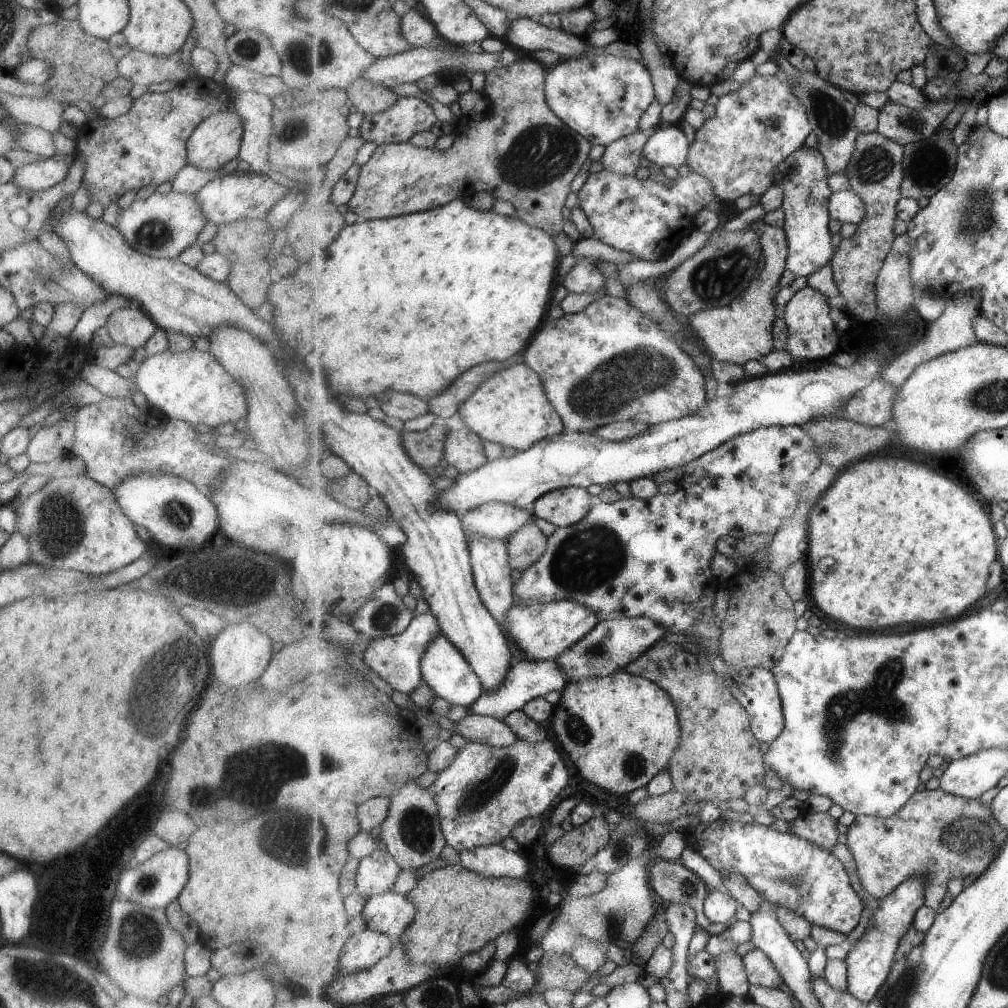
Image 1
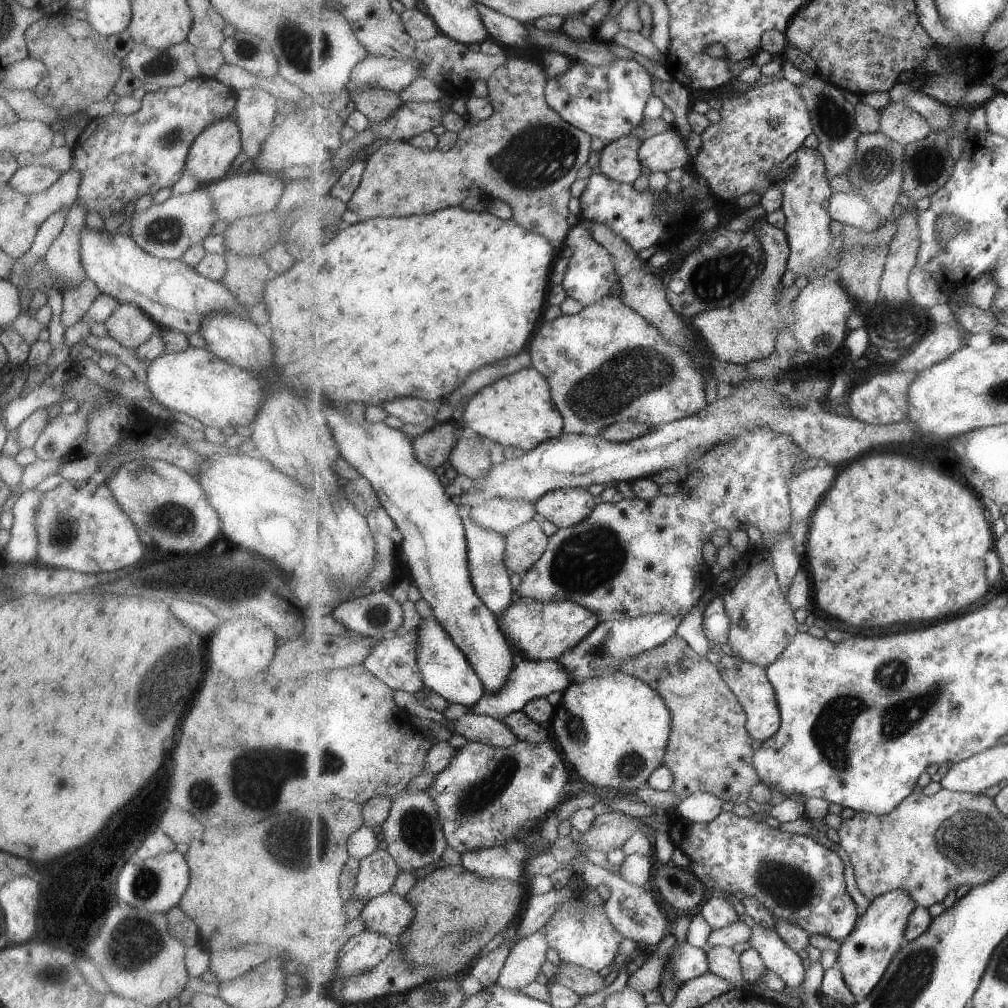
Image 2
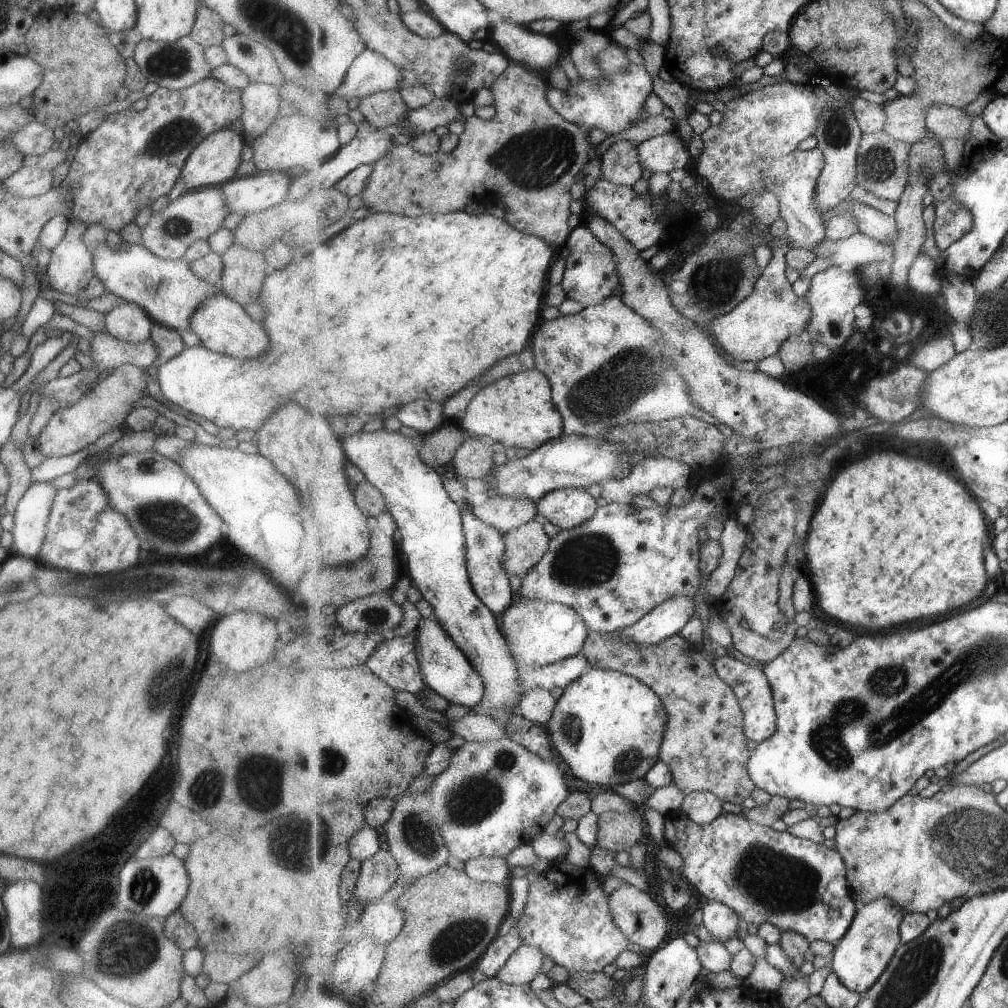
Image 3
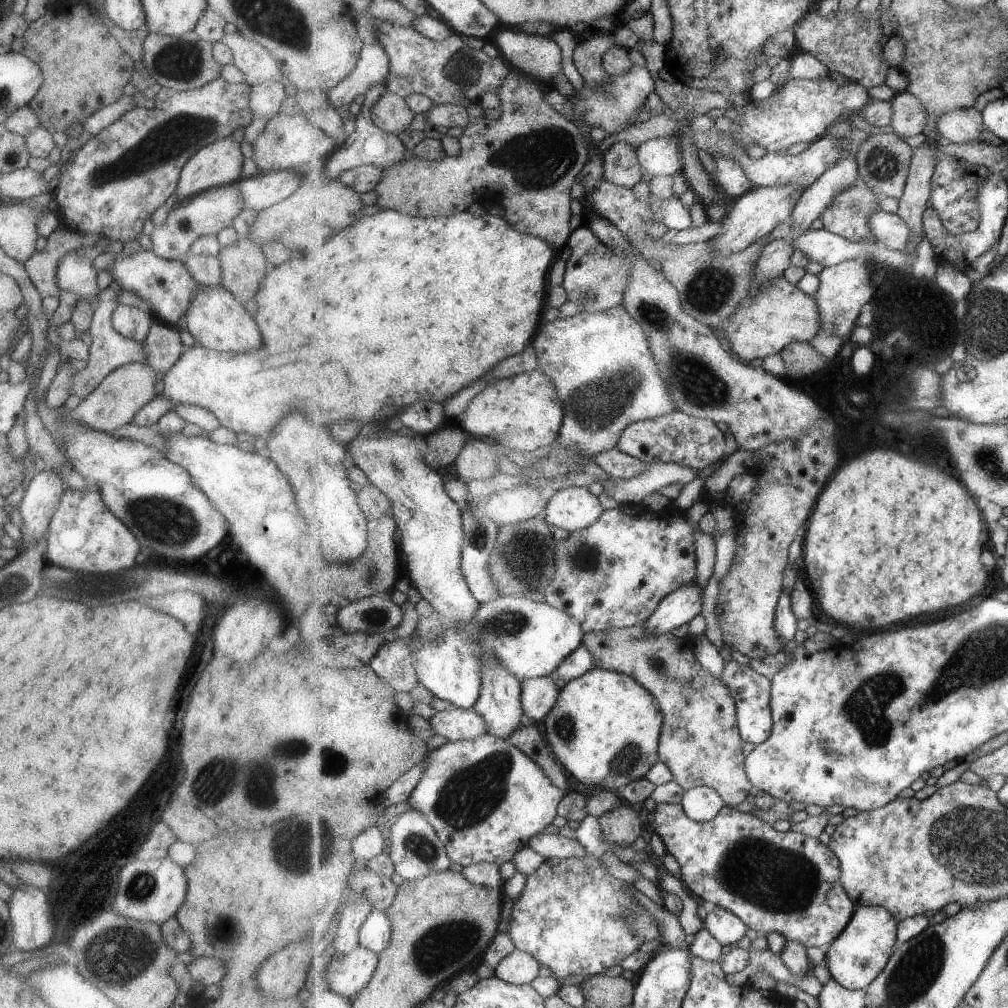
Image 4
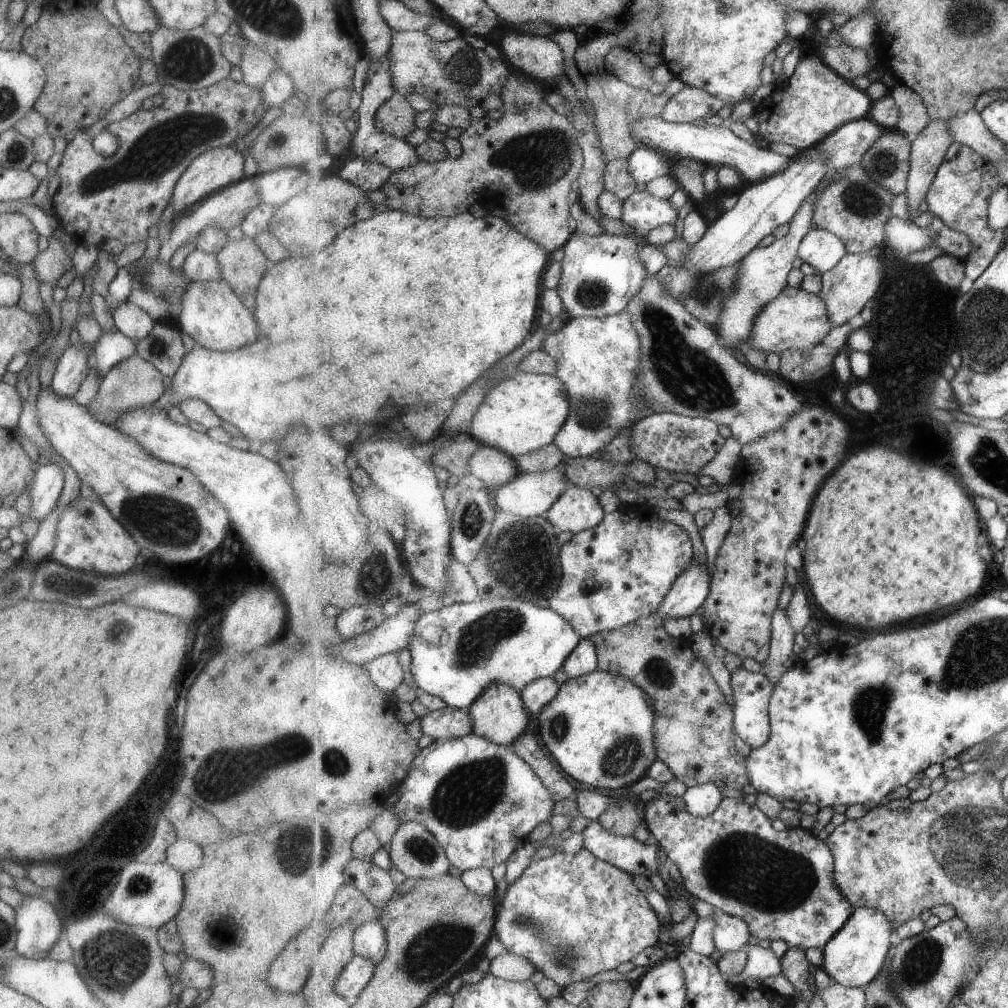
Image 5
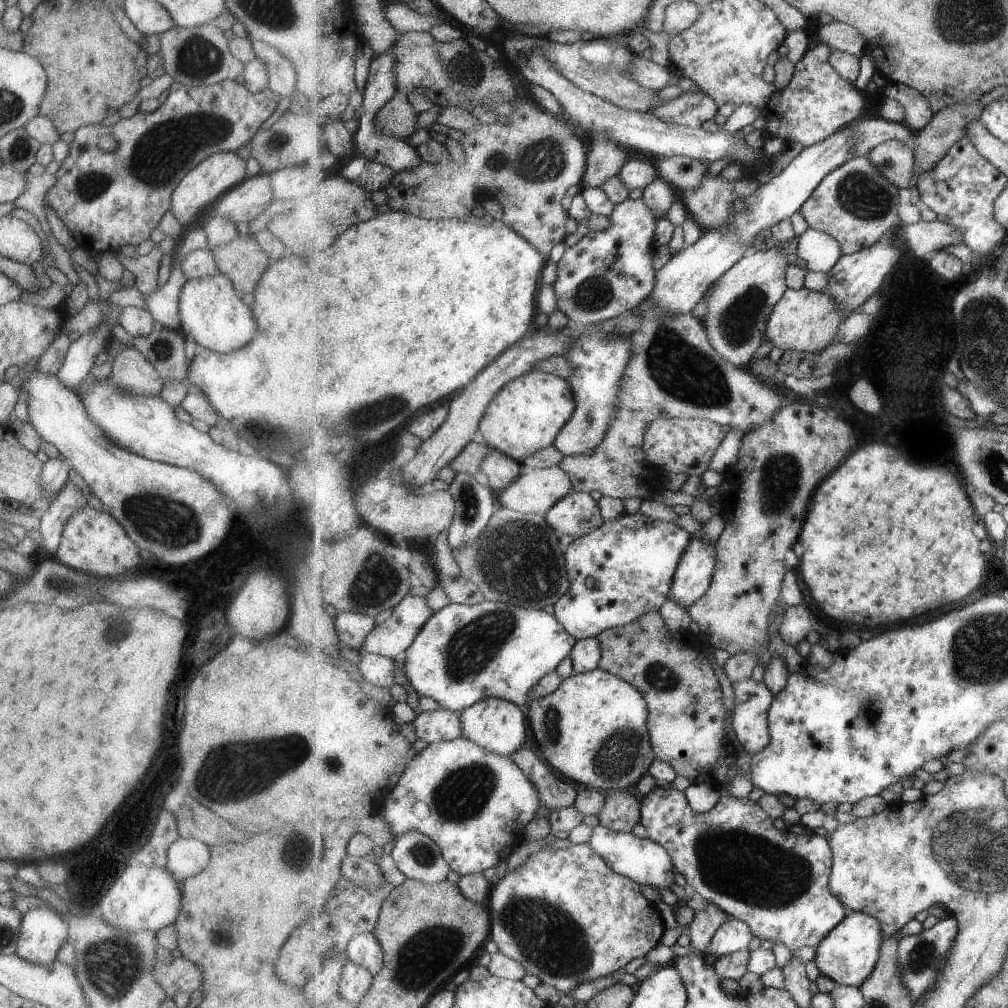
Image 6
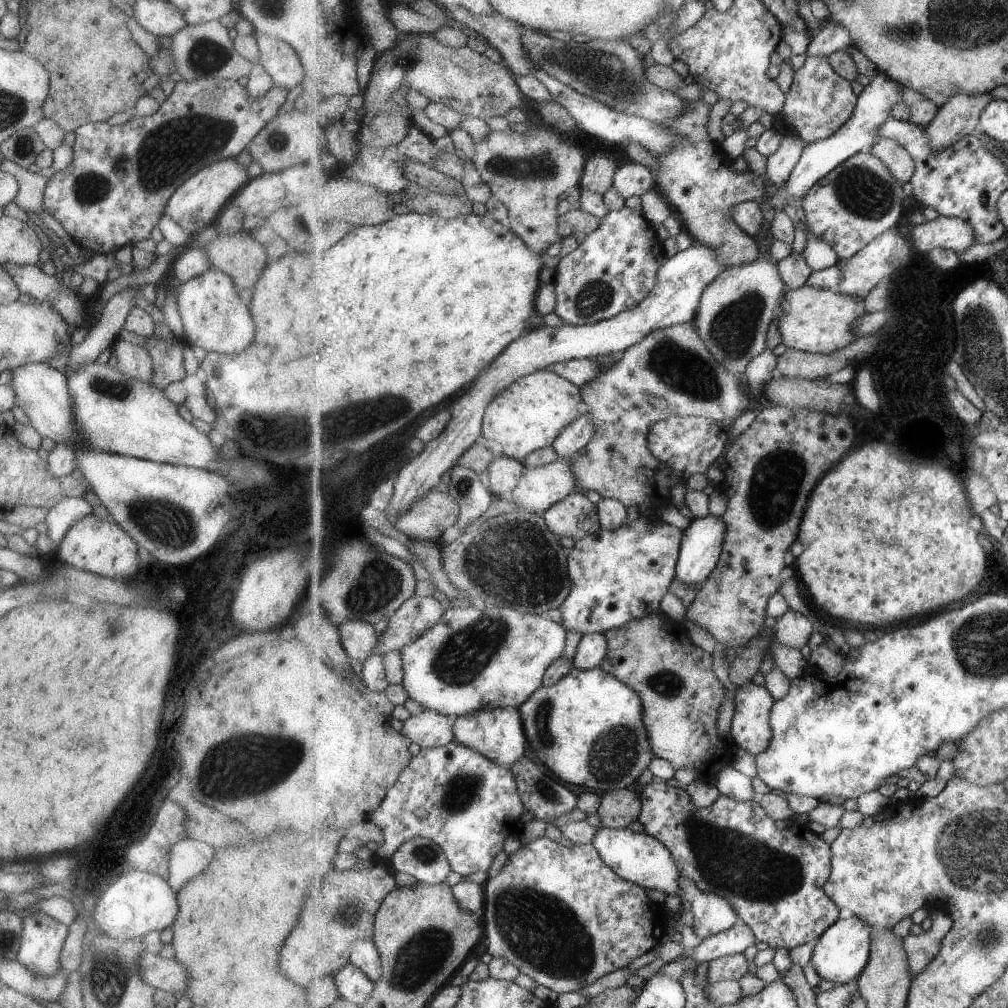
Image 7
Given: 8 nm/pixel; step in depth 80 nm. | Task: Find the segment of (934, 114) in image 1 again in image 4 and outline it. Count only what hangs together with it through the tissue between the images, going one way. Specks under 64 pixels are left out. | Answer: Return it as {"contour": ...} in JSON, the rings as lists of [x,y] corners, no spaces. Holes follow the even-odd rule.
{"contour":[[[907,89],[898,92],[892,101],[894,113],[890,130],[903,138],[922,135],[929,118],[926,104]]]}

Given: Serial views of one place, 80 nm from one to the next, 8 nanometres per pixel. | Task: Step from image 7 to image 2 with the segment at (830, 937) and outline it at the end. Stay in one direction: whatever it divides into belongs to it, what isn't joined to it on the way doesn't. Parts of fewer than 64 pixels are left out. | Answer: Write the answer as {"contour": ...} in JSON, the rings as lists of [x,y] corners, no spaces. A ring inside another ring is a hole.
{"contour":[[[894,890],[878,896],[858,920],[846,940],[840,944],[838,965],[843,971],[847,986],[859,1001],[870,996],[881,982],[895,954],[907,942],[906,928],[917,902],[906,890]]]}

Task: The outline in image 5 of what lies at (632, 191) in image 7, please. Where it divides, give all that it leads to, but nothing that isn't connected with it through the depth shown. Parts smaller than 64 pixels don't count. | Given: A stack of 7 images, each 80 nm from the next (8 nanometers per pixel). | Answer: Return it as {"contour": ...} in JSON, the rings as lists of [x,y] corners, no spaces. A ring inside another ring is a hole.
{"contour":[[[641,145],[628,158],[628,169],[637,183],[647,185],[648,182],[671,173],[674,162],[671,155]]]}

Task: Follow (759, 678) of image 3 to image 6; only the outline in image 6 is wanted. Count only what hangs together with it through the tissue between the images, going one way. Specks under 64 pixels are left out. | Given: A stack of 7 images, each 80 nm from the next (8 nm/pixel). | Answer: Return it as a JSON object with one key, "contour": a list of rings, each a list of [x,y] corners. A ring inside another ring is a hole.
{"contour":[[[753,678],[732,686],[736,704],[732,715],[733,730],[743,750],[754,755],[771,742],[768,716],[776,694],[764,681]]]}

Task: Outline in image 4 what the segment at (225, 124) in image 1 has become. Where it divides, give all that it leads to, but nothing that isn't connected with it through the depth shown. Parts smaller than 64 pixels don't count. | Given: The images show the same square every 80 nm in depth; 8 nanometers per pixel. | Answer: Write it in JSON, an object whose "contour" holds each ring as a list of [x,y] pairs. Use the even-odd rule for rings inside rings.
{"contour":[[[230,136],[217,139],[205,145],[204,148],[200,148],[194,155],[191,155],[191,158],[187,159],[180,170],[173,194],[176,195],[177,203],[210,188],[237,182],[243,158],[239,151],[239,144],[233,142]]]}

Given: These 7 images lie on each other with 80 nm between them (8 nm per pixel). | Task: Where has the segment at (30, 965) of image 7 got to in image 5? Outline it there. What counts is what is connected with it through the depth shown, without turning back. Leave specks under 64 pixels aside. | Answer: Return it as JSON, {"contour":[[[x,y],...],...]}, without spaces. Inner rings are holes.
{"contour":[[[24,895],[15,911],[16,943],[14,951],[28,959],[45,959],[64,924],[52,904],[41,897]]]}

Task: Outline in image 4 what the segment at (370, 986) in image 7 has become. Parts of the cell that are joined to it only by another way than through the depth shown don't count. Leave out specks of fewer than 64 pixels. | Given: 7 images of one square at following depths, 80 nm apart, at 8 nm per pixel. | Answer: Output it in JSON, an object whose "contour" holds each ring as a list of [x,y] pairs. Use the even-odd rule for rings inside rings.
{"contour":[[[357,945],[330,966],[332,991],[354,1001],[371,982],[380,961],[379,953]]]}

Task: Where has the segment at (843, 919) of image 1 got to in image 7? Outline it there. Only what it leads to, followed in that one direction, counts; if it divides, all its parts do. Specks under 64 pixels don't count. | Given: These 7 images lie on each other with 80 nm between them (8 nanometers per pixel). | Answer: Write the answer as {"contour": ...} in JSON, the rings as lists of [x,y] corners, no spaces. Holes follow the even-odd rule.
{"contour":[[[653,780],[653,782],[651,781],[647,786],[640,788],[639,791],[641,792],[642,799],[642,813],[639,820],[645,825],[646,833],[661,840],[661,842],[664,842],[672,850],[674,857],[679,862],[682,876],[694,880],[699,890],[712,892],[725,897],[735,907],[737,914],[740,914],[741,922],[747,923],[753,929],[758,942],[764,941],[777,950],[781,948],[794,949],[796,946],[818,941],[825,930],[844,915],[842,910],[837,906],[837,903],[824,889],[832,873],[831,844],[821,835],[812,832],[807,822],[801,825],[790,823],[785,829],[779,830],[779,828],[775,826],[775,820],[767,814],[767,811],[762,807],[760,802],[741,802],[740,800],[735,800],[723,794],[719,796],[711,806],[698,807],[686,788],[684,789],[683,786],[675,788],[669,786],[665,781],[657,782],[657,780]]]}

